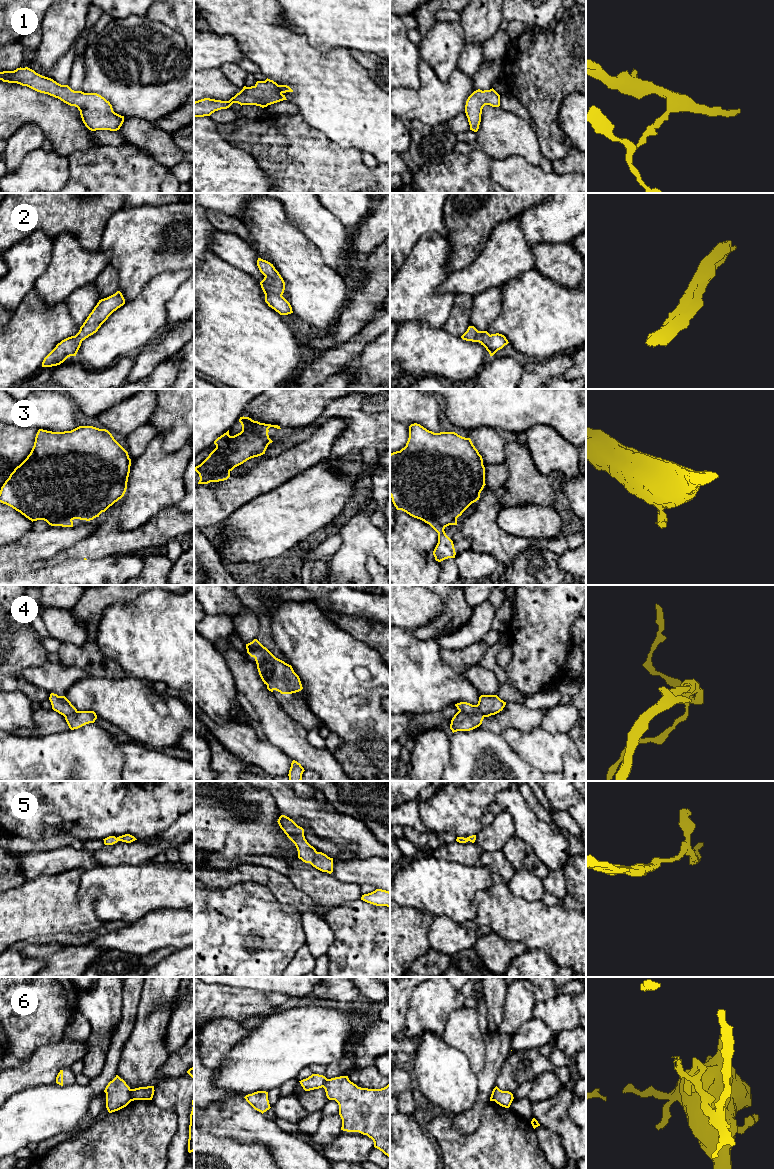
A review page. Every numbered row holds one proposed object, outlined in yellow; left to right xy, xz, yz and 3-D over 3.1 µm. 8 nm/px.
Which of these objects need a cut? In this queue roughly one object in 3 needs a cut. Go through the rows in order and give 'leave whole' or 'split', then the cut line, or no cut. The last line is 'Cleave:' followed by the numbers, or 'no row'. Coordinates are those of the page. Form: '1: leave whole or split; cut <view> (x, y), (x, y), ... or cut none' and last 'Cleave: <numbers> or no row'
1: leave whole; cut none
2: leave whole; cut none
3: split; cut yz (429, 523), (438, 523), (444, 528)
4: split; cut xz (254, 656), (267, 665), (267, 674), (274, 689)
5: leave whole; cut none
6: split; cut xy (130, 1089), (130, 1098), (132, 1100)
Cleave: 3, 4, 6

